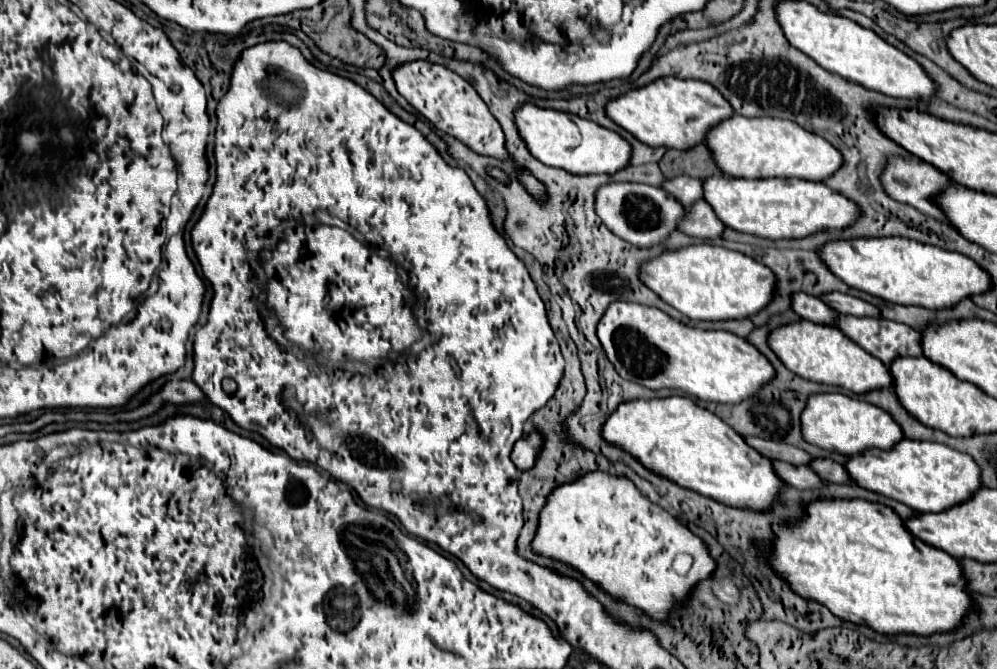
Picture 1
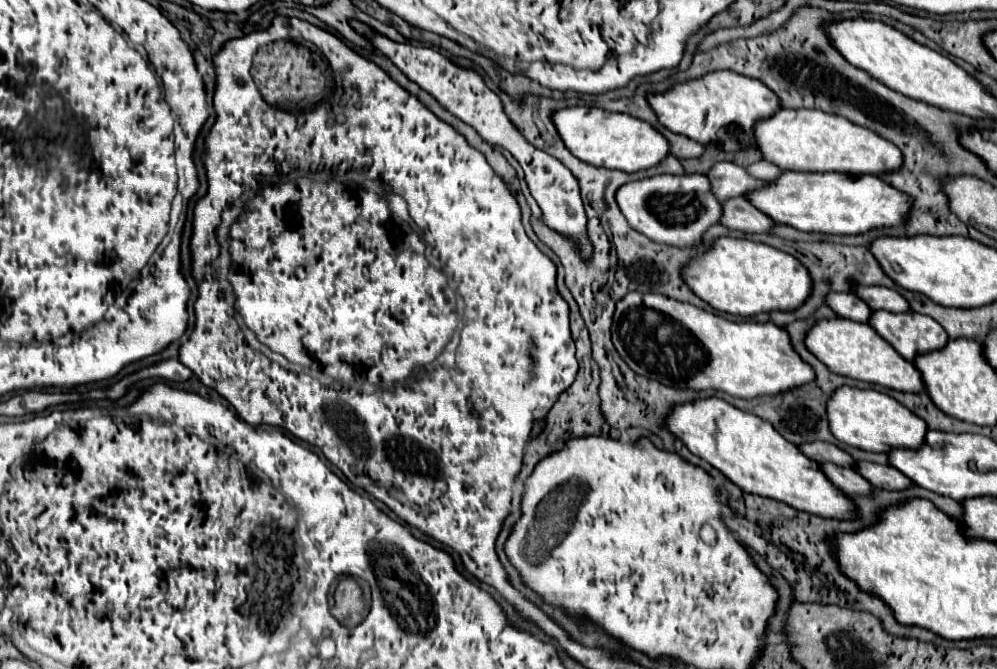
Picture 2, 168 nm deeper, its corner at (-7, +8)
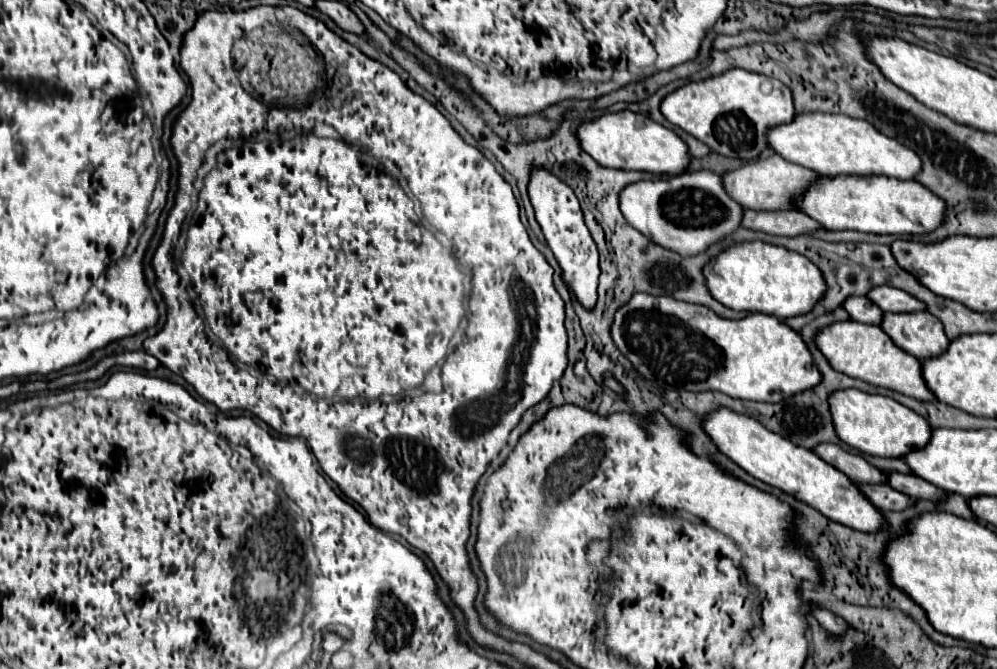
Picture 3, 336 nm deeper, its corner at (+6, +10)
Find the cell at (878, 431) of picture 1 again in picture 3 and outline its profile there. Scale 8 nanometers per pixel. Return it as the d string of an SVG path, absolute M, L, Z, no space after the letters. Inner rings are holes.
M855 388L837 390L829 396L829 410L831 410L831 418L835 422L835 432L839 434L839 438L845 444L865 454L885 456L885 458L903 458L907 452L923 448L931 436L931 426L923 416L915 414L907 406L887 396L867 394ZM885 452L897 452L897 454L885 454Z

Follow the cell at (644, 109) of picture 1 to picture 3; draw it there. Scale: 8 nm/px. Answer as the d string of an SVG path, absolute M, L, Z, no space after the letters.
M731 68L719 76L689 82L667 94L661 102L661 114L671 124L707 144L713 152L729 158L753 160L767 148L765 132L771 126L791 122L795 110L791 90L779 80Z

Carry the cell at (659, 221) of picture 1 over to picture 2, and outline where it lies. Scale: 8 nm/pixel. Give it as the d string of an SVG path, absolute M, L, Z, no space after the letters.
M684 174L684 176L654 176L646 180L636 180L624 184L616 192L620 210L624 212L628 224L648 236L654 242L662 242L678 248L696 246L704 232L720 224L722 204L716 200L710 178L706 174Z

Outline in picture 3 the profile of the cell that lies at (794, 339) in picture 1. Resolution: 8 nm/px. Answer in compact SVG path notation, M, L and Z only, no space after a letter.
M853 320L833 322L825 326L823 330L819 330L819 334L815 334L813 340L815 340L815 346L823 350L823 356L827 358L827 362L831 362L831 366L835 366L835 370L839 370L841 374L859 378L863 382L869 382L881 388L903 392L905 396L911 396L917 400L935 398L921 378L921 362L915 356L897 348L893 340L879 326L861 324Z

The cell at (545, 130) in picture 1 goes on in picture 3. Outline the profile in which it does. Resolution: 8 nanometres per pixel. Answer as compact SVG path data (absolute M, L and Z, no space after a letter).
M629 110L617 114L603 114L591 122L583 122L575 136L595 162L607 168L623 168L623 170L643 170L651 174L681 174L689 164L687 144L669 128L653 122L645 114L635 114Z

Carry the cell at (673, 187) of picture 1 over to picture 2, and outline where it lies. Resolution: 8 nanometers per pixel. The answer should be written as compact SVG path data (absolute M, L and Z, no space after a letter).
M732 162L714 164L714 168L708 172L708 178L712 180L712 188L722 202L730 200L732 196L746 196L748 192L754 192L768 184L768 180L758 180L750 176L746 168Z

